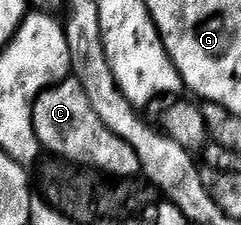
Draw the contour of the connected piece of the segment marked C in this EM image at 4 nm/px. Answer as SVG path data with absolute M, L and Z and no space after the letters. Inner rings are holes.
M75 78L55 84L40 93L32 107L32 125L41 149L53 152L61 161L78 164L86 168L117 178L136 178L141 175L141 164L130 143L108 130L90 106L82 86Z

